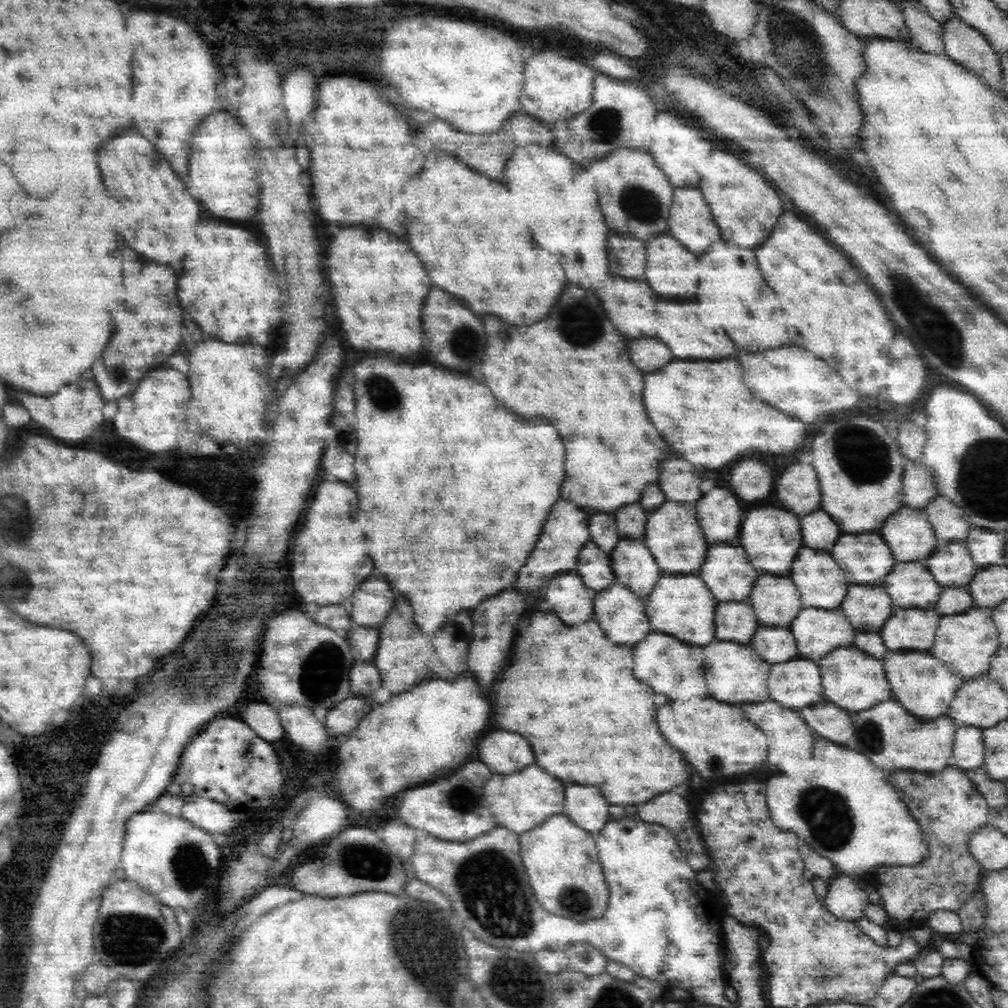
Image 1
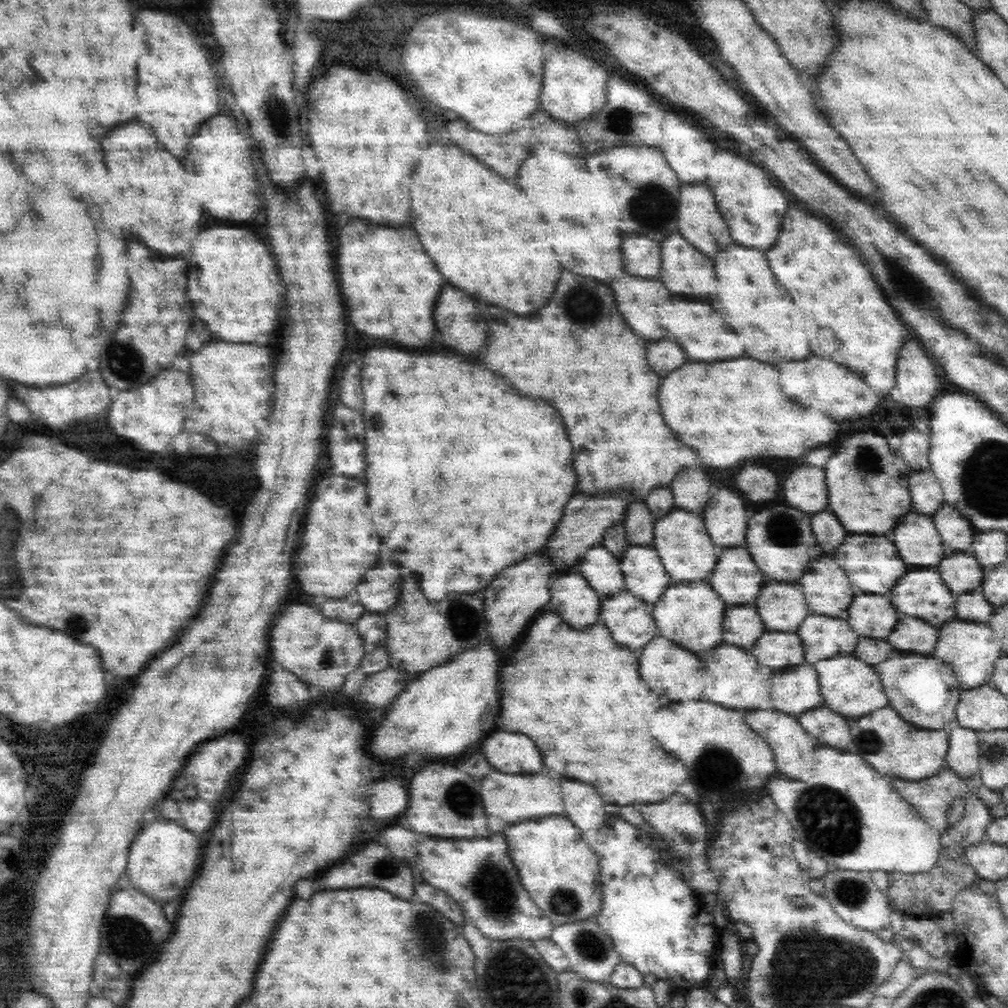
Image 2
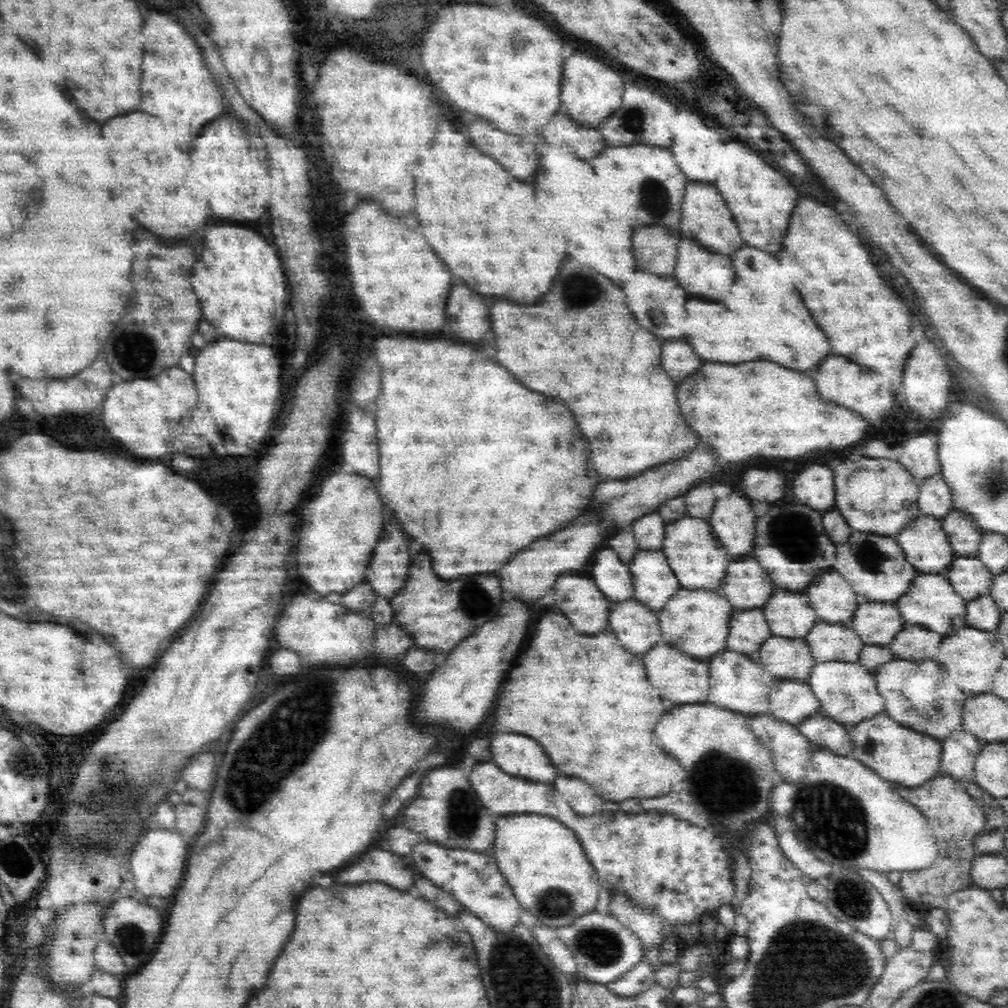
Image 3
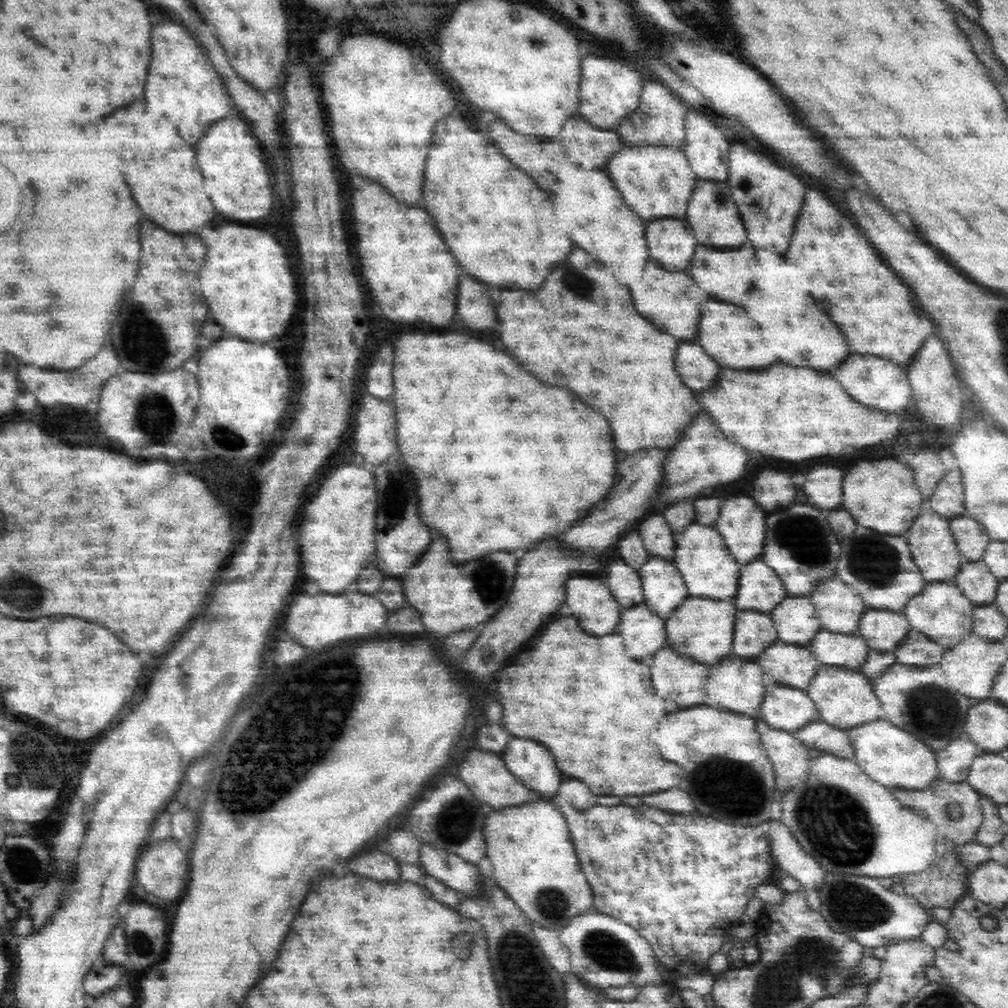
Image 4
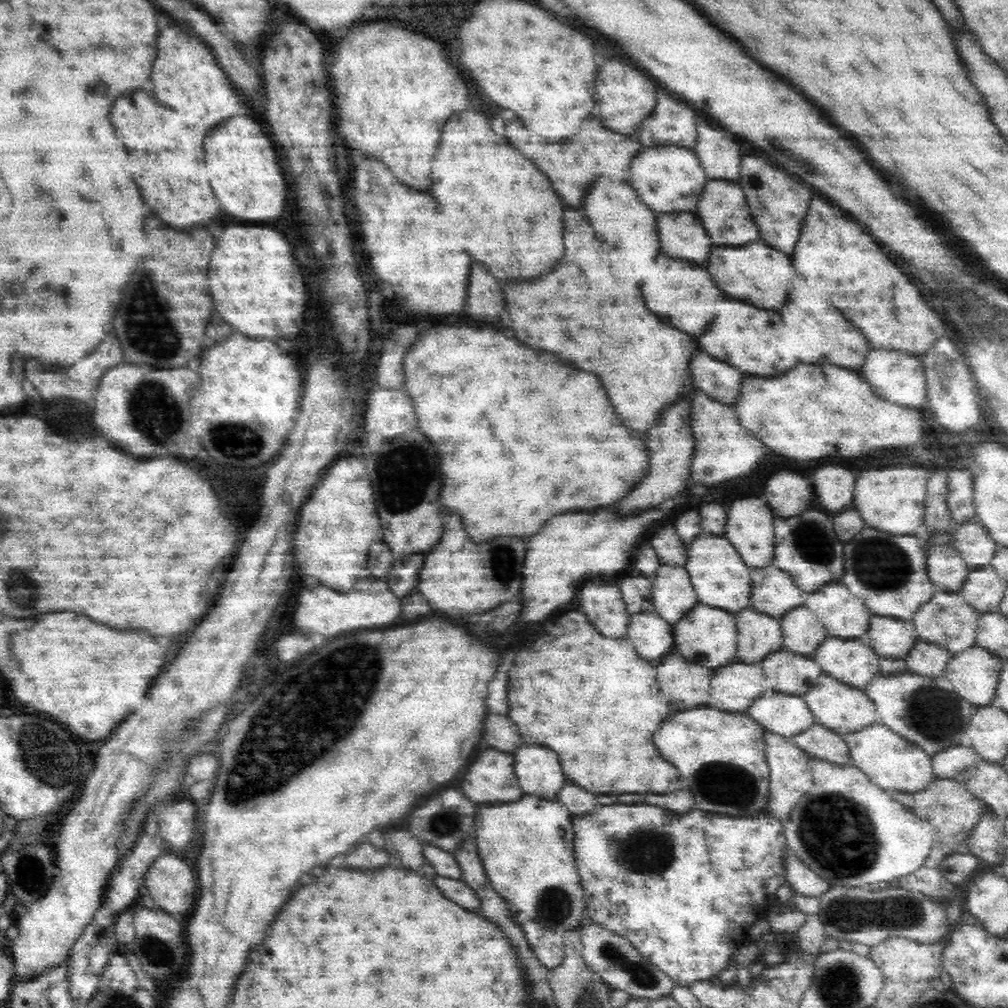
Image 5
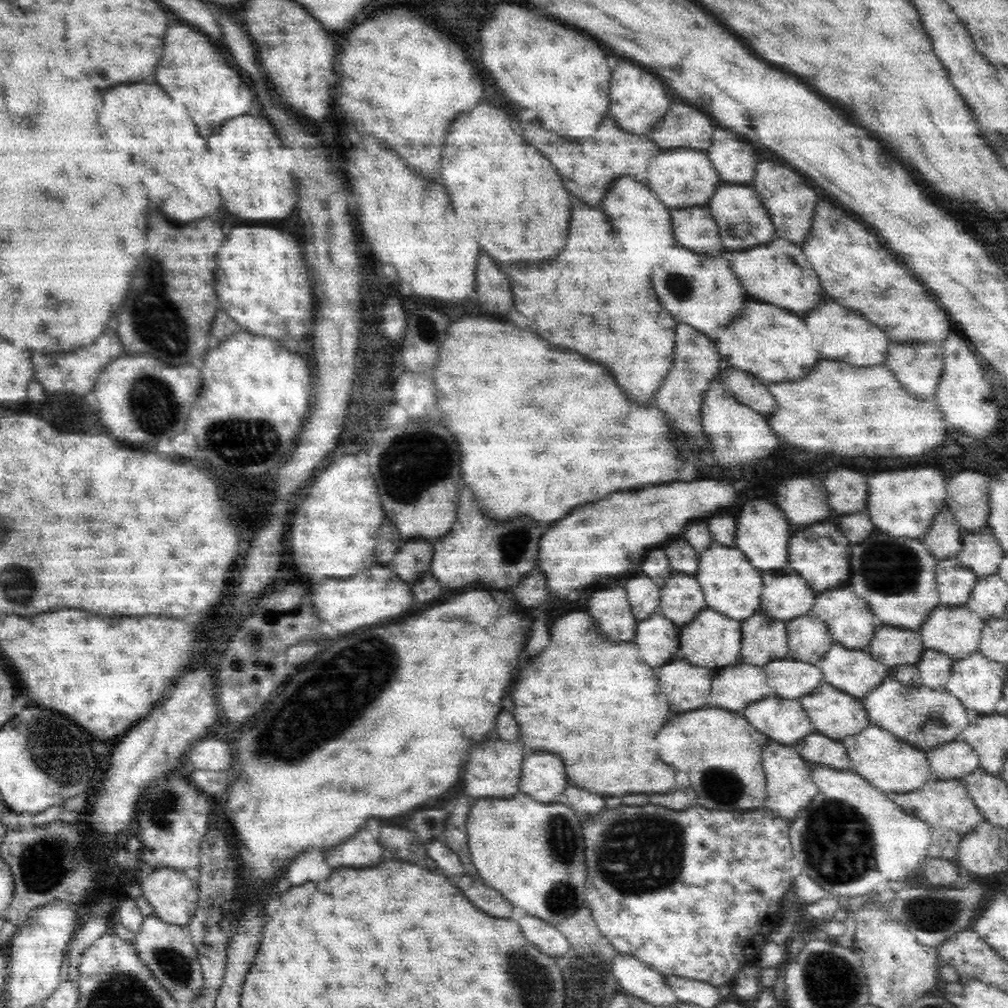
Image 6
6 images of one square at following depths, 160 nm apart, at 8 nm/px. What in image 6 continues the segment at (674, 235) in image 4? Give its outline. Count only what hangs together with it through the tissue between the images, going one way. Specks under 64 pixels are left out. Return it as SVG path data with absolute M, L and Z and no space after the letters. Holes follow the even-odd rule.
M708 205L672 208L671 213L678 244L708 254L726 250L720 226Z

